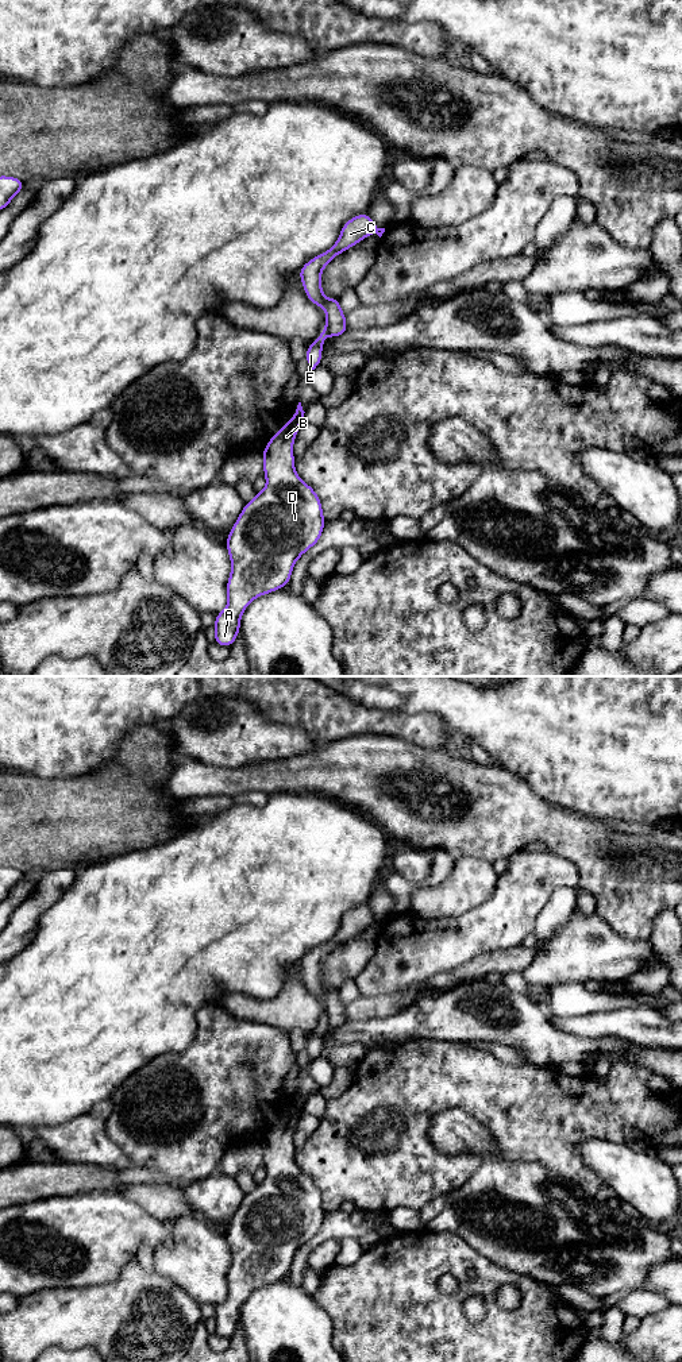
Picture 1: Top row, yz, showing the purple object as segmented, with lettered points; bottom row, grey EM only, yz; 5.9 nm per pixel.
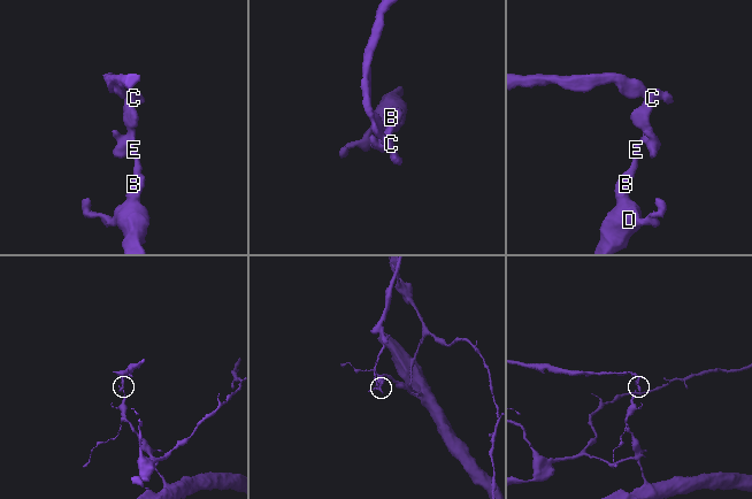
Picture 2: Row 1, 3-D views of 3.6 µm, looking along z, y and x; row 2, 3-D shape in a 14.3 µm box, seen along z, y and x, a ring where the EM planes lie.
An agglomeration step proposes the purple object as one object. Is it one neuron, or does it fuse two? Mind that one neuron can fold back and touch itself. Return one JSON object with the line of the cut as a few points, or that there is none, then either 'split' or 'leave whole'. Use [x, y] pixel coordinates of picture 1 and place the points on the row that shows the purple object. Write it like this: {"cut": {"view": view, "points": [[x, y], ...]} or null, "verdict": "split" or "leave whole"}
{"cut": {"view": "yz", "points": [[324, 328], [327, 335]]}, "verdict": "split"}

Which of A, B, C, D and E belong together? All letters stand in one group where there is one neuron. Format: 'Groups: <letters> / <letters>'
Groups: A B D E / C

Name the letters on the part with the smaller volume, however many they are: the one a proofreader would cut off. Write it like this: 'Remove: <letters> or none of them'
Remove: C

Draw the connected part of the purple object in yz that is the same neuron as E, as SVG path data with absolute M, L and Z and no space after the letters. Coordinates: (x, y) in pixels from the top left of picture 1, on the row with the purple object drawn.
M325 328L320 332L320 335L311 343L307 348L305 359L309 364L309 373L321 364L321 352L323 343L327 337Z

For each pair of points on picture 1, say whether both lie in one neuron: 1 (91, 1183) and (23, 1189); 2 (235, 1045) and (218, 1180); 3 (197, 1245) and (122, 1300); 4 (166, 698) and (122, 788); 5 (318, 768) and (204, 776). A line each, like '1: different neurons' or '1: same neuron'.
1: same neuron
2: different neurons
3: different neurons
4: different neurons
5: same neuron

